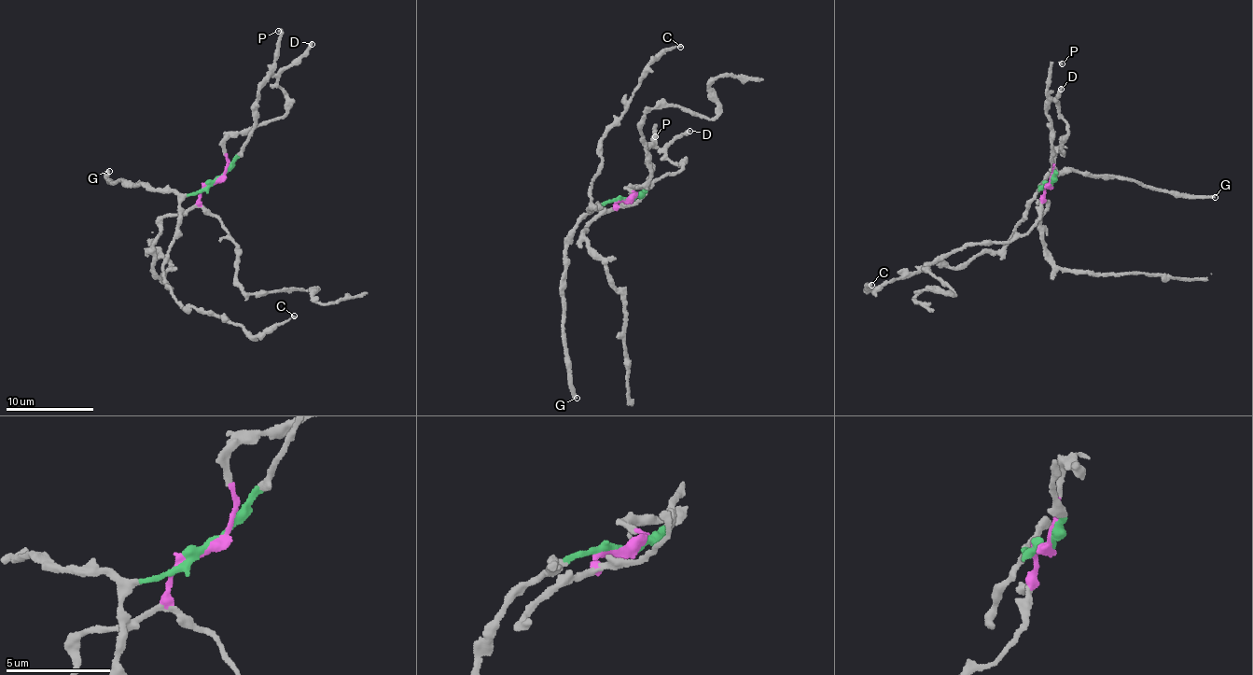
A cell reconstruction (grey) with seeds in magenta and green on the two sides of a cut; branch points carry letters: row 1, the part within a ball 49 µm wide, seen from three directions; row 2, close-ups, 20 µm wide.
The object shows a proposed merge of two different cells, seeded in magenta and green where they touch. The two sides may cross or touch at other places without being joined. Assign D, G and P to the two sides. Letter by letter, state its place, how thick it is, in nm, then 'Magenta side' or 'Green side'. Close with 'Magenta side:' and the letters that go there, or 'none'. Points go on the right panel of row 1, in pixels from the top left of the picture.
D: Place: (1061, 89). Thickness 280 nm. Magenta side
G: Place: (1215, 197). Thickness 240 nm. Green side
P: Place: (1062, 63). Thickness 170 nm. Green side
Magenta side: D

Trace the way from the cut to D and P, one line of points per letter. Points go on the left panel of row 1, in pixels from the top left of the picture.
D: (215, 180), (228, 162), (225, 141), (229, 137), (286, 112), (278, 74), (312, 43)
P: (215, 180), (234, 158), (255, 122), (258, 83), (269, 72), (280, 35), (277, 30)

